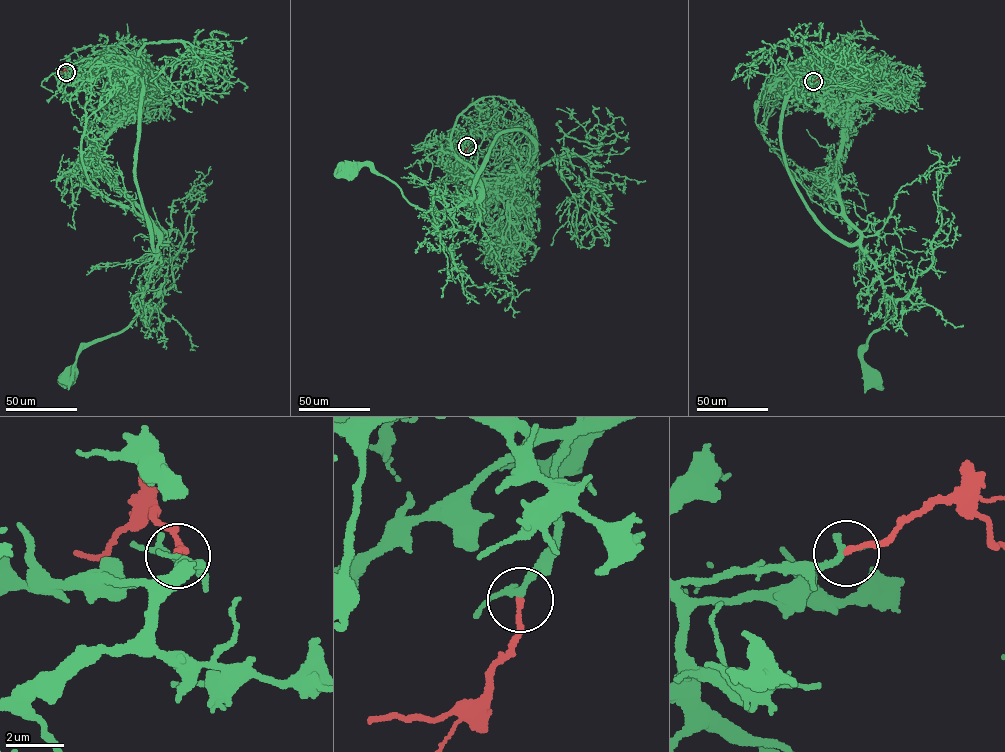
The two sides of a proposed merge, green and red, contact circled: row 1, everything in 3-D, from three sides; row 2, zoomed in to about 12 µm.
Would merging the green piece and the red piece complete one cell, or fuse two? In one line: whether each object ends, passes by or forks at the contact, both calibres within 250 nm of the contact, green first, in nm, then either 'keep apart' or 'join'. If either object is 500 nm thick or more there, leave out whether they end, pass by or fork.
green passes by | red ends | 200/190 nm | join

